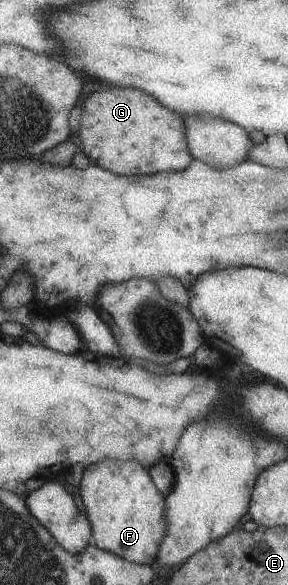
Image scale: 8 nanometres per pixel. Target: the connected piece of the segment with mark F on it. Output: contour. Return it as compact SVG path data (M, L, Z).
M100 461L83 469L78 495L88 521L92 523L93 544L126 561L148 564L154 561L156 539L164 529L164 497L137 461Z

